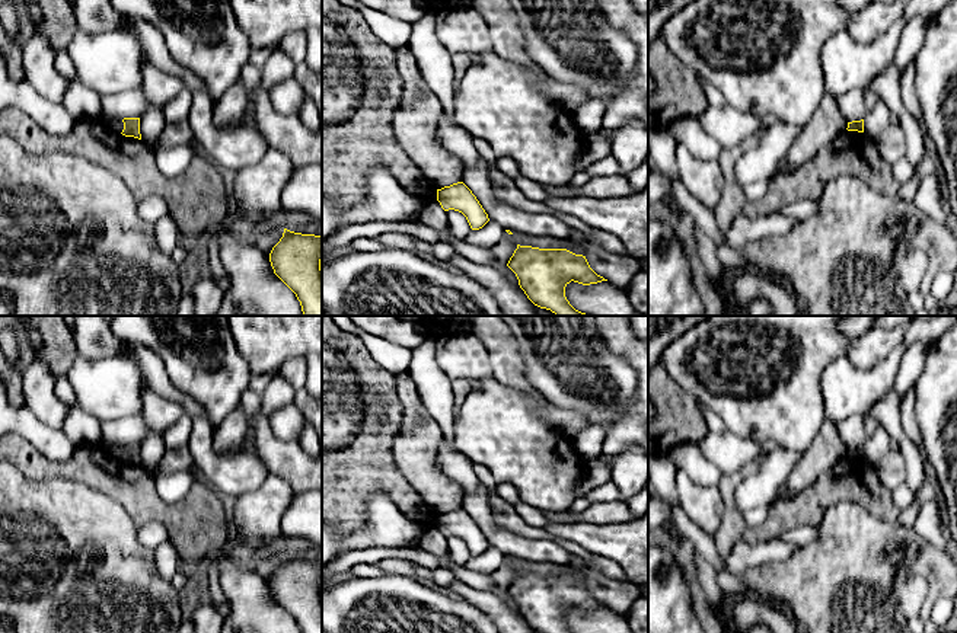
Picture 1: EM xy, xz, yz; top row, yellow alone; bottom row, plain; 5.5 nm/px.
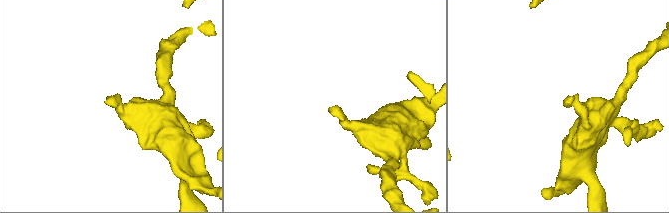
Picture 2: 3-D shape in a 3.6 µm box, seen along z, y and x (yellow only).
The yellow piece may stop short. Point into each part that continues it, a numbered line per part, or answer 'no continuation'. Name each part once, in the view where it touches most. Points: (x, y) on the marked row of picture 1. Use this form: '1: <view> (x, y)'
no continuation

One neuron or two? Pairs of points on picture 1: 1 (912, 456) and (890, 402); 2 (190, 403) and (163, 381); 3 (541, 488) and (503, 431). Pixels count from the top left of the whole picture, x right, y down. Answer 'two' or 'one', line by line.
1: one
2: one
3: one

